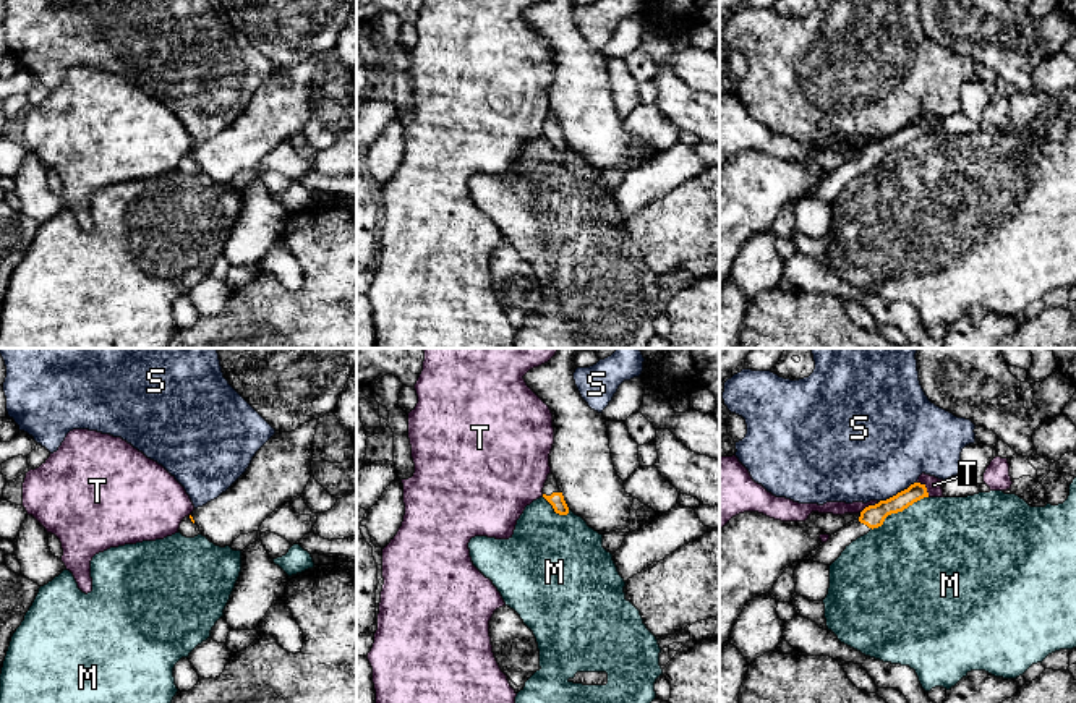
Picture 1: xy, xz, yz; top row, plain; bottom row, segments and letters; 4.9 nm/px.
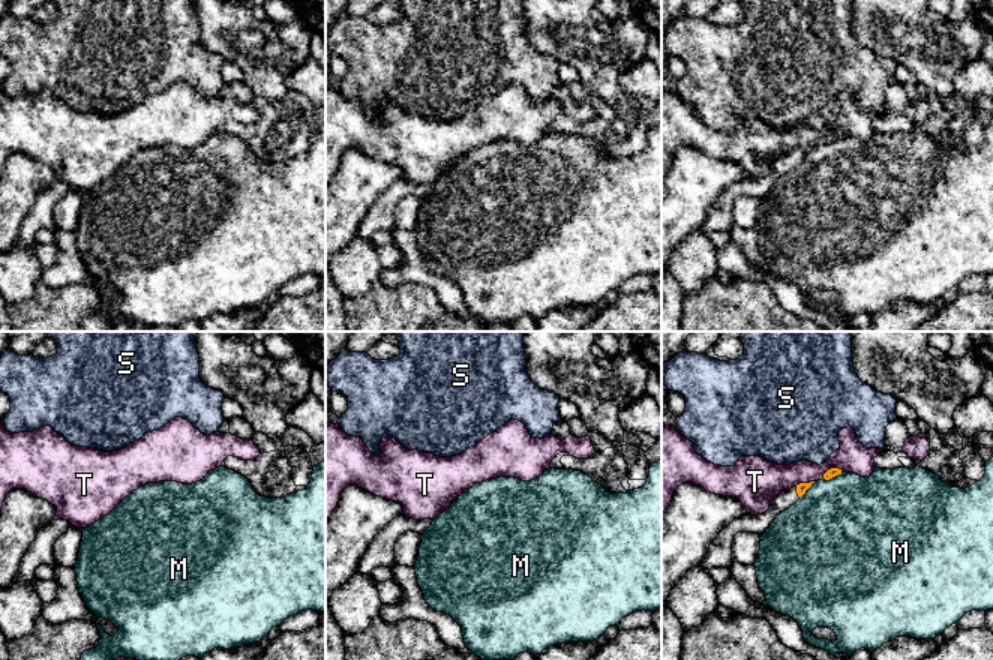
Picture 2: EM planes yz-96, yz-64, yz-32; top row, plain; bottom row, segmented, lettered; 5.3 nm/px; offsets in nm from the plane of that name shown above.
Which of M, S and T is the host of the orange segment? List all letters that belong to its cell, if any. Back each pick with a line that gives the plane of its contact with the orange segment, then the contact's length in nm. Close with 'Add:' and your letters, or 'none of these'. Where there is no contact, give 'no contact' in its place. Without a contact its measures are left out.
Add: none of these

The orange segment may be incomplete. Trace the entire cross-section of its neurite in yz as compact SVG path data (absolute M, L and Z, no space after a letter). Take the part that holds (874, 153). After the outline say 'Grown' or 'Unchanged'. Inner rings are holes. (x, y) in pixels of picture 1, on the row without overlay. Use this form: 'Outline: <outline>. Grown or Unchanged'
Outline: M914 120L896 133L865 144L857 157L831 172L826 180L805 193L804 198L820 199L830 204L852 178L882 164L888 152L903 149L924 134L929 134L925 121Z. Grown

